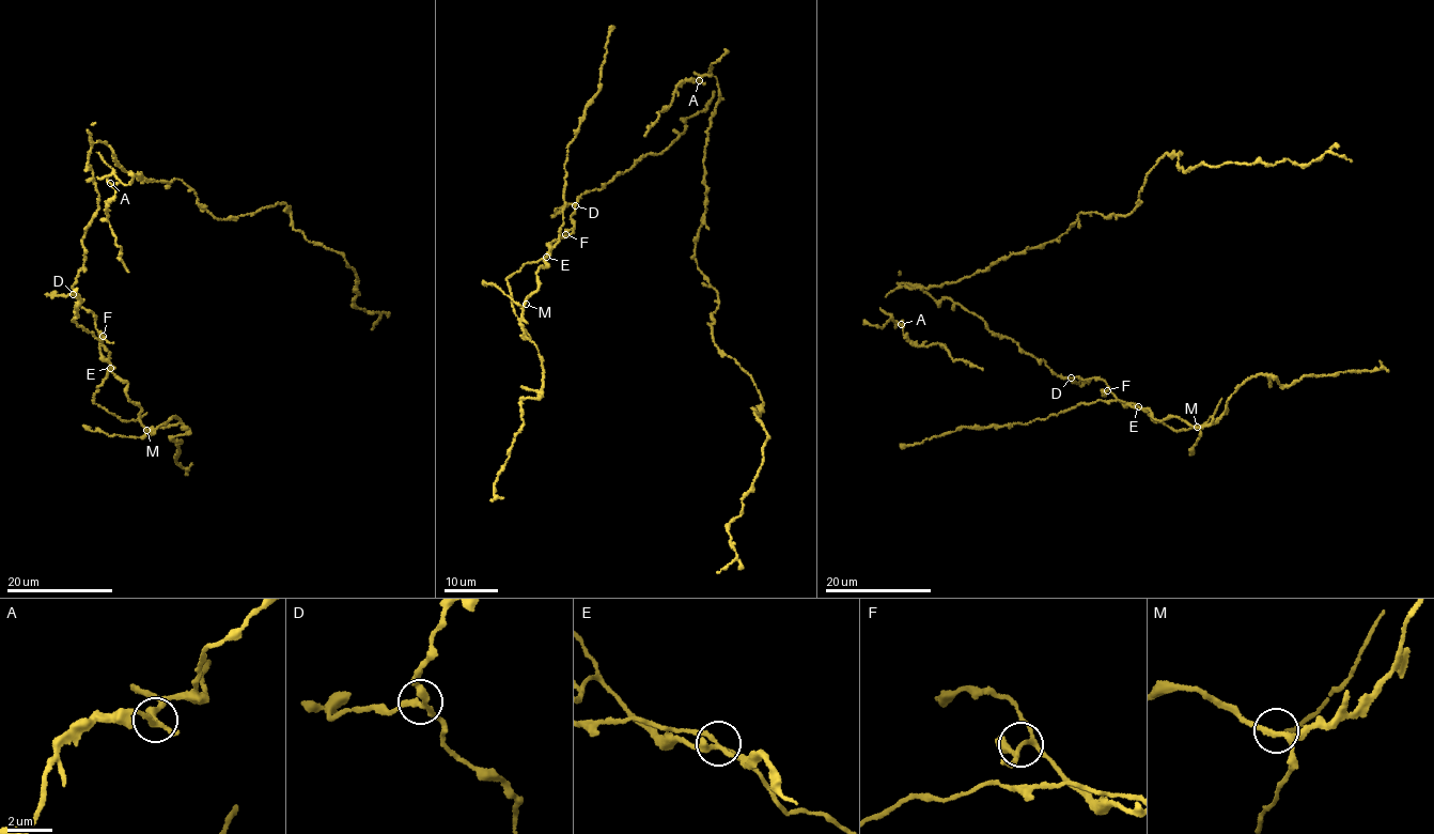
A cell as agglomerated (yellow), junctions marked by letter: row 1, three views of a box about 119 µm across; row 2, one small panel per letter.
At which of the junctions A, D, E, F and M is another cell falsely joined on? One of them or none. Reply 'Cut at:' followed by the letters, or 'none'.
Cut at: E

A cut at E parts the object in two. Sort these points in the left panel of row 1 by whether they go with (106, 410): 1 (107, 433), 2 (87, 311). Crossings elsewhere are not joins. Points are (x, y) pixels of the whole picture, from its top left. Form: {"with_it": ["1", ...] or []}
{"with_it": []}

